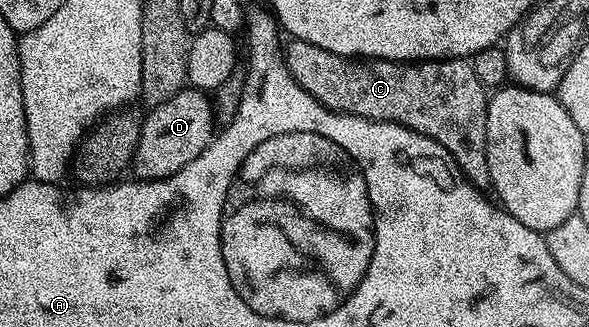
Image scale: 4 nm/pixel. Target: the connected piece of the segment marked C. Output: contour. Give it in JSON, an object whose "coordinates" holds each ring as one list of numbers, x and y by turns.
{"coordinates":[[292,38,290,42,291,44,288,47,286,44,285,47,285,58,289,73,312,97,317,101,321,101,321,105,325,105,330,111,340,111,346,115,356,115,357,117,365,117,373,121,385,121,386,123,405,125,409,129,413,129,417,133,421,133,425,137,437,141,437,145,445,148,455,158,459,168,463,170,463,178,467,182,475,184,480,189,486,188,490,184,489,161,487,160,487,101,489,91,488,88,481,85,481,81,477,81,477,73,473,73,473,65,467,59,425,59,409,63,395,63,391,59,365,59,362,57,348,57,338,55,337,53,329,53,329,49,321,49,317,45,309,45,309,41,301,41,296,38]]}

